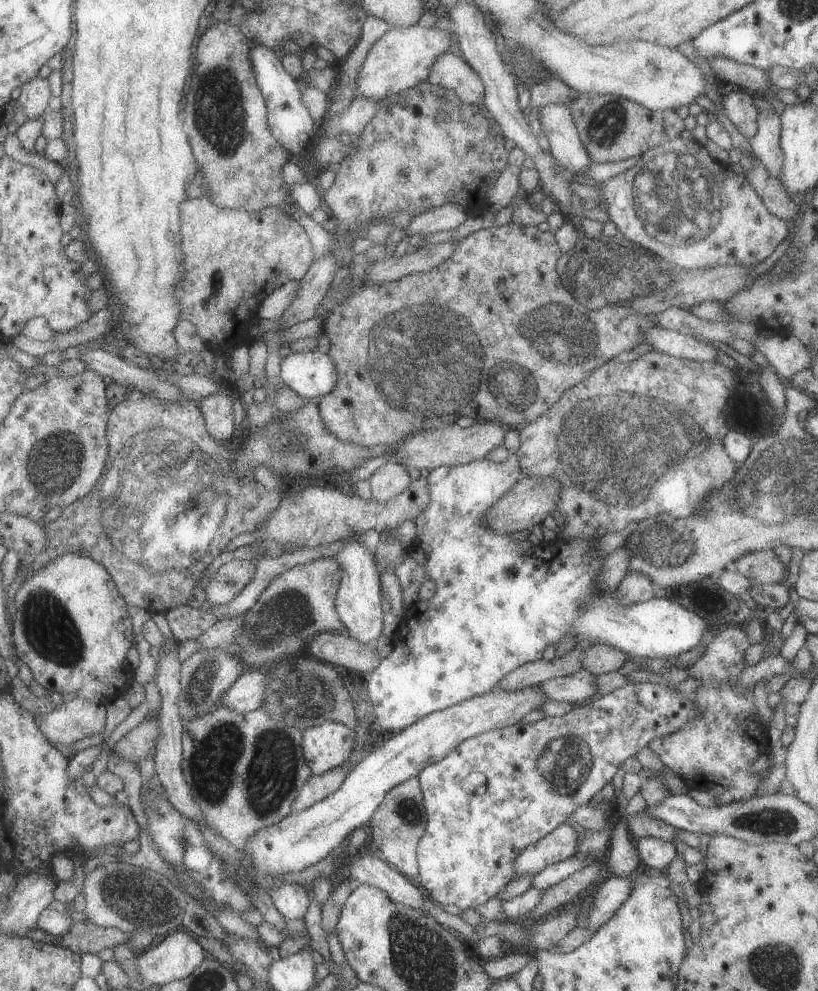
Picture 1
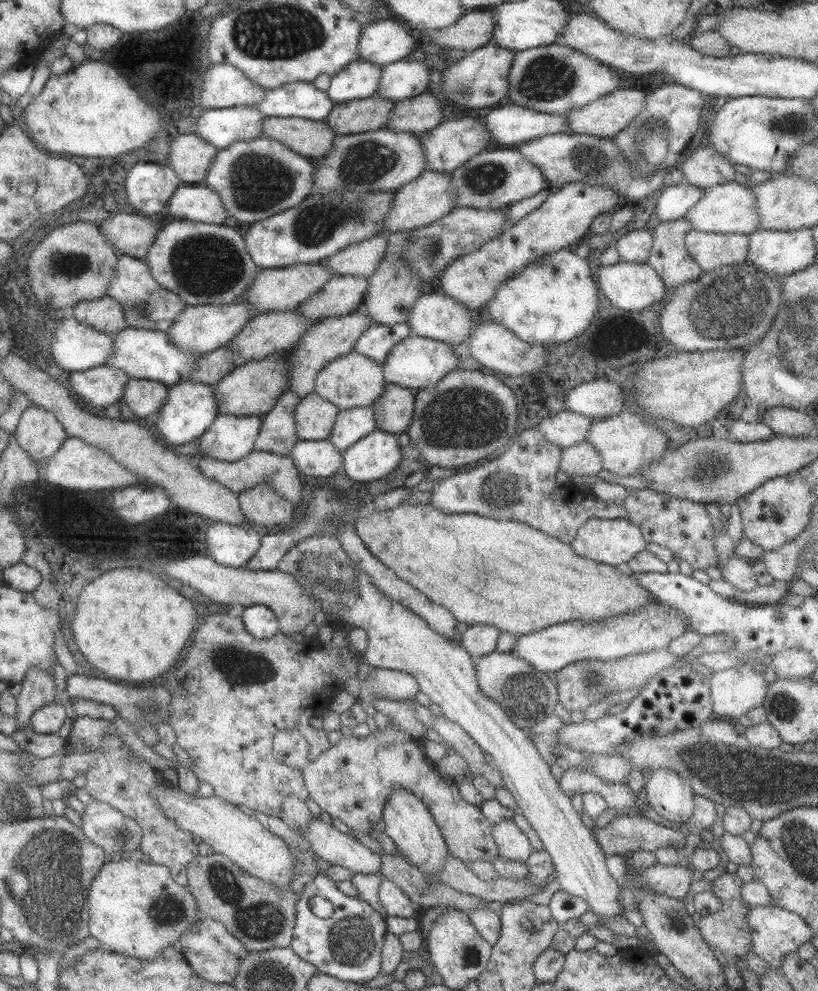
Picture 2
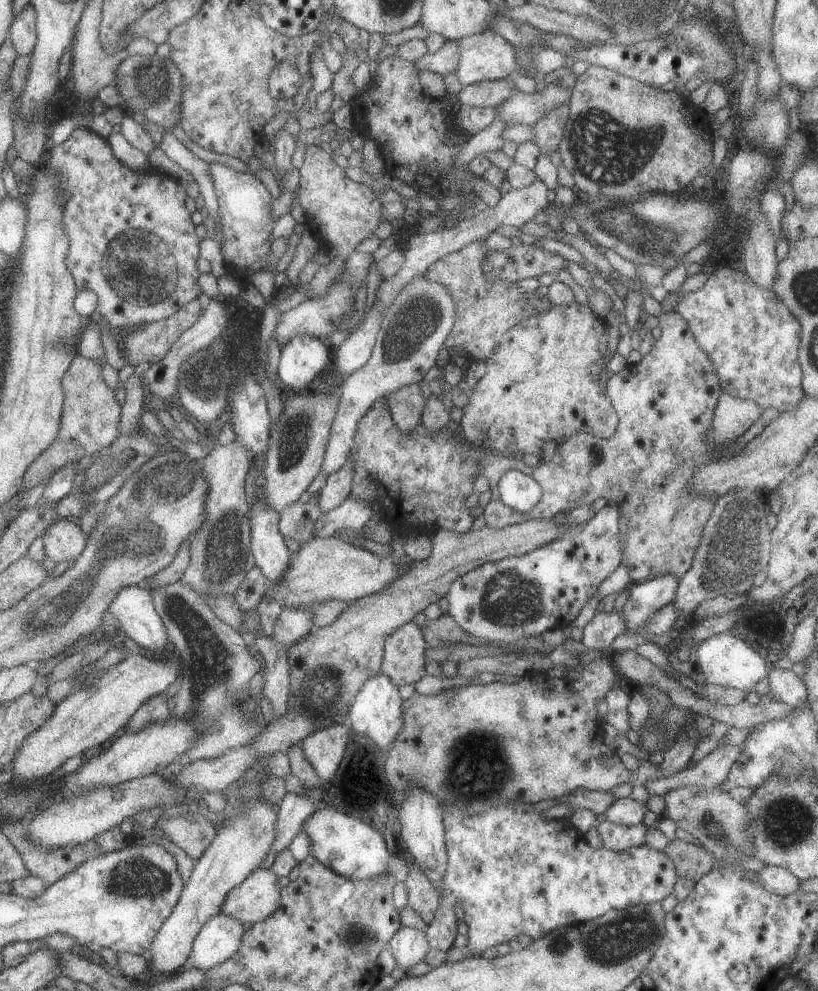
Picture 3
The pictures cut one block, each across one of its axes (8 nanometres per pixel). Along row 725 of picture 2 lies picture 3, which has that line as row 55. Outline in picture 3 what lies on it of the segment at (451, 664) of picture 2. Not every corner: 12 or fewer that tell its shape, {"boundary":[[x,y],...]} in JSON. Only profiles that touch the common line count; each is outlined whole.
{"boundary":[[492,31],[465,36],[459,86],[517,72],[519,51]]}

